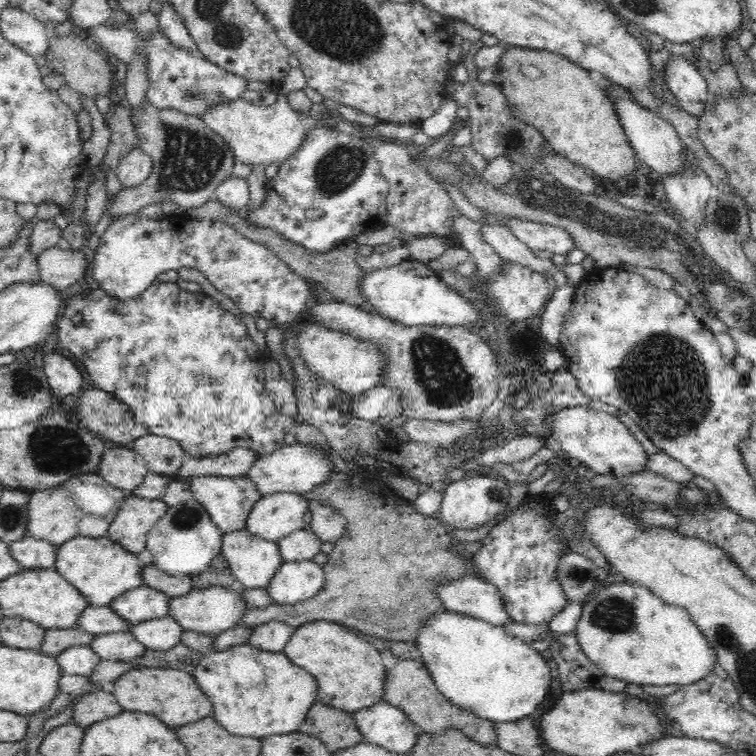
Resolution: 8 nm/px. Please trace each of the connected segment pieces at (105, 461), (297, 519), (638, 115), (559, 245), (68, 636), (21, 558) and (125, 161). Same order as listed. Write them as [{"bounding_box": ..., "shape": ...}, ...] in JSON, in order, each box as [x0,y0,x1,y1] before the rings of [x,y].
[{"bounding_box":[97,446,148,493],"shape":[[[130,446],[106,449],[97,471],[104,480],[125,493],[138,488],[148,473],[143,457]]]},{"bounding_box":[246,493,309,541],"shape":[[[298,493],[263,495],[249,514],[246,529],[266,540],[277,541],[308,526],[309,508],[309,500]]]},{"bounding_box":[606,82,682,174],"shape":[[[612,82],[606,88],[606,95],[612,101],[614,113],[618,117],[618,122],[622,126],[622,131],[630,143],[630,147],[635,154],[636,160],[644,162],[660,174],[668,174],[680,168],[682,159],[680,159],[680,141],[675,128],[668,124],[668,121],[661,118],[658,113],[642,106],[638,100],[634,100],[634,90],[630,86],[622,86]]]},{"bounding_box":[499,219,577,258],"shape":[[[500,219],[499,224],[506,224],[509,229],[534,250],[548,250],[556,254],[556,258],[565,258],[577,248],[573,234],[565,228],[552,224],[522,221],[518,219]]]},{"bounding_box":[41,626,95,656],"shape":[[[78,626],[67,629],[47,629],[41,650],[50,656],[57,656],[67,648],[90,646],[95,641],[93,632],[80,629]]]},{"bounding_box":[9,534,58,569],"shape":[[[30,534],[22,540],[9,545],[11,555],[24,569],[54,569],[57,561],[58,546]]]},{"bounding_box":[116,146,152,189],"shape":[[[134,146],[128,152],[124,152],[116,170],[122,188],[128,189],[142,184],[146,176],[152,172],[152,166],[152,157],[140,147]]]}]

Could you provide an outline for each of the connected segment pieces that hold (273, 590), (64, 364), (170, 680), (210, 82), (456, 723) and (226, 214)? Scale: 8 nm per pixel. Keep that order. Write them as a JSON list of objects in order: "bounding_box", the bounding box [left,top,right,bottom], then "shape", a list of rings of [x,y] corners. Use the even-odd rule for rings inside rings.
[{"bounding_box":[268,561,326,604],"shape":[[[314,561],[285,562],[270,581],[268,594],[279,604],[310,600],[326,582],[324,567]]]},{"bounding_box":[44,354,84,399],"shape":[[[48,354],[44,360],[44,370],[52,393],[57,399],[82,393],[82,383],[84,382],[82,372],[66,356]]]},{"bounding_box":[109,666,214,726],"shape":[[[142,666],[121,674],[109,686],[125,711],[150,712],[156,714],[168,726],[184,726],[206,718],[214,712],[212,700],[200,690],[192,674],[174,668]]]},{"bounding_box":[147,33,248,115],"shape":[[[156,33],[153,39],[147,42],[147,55],[149,56],[149,71],[151,85],[147,92],[147,99],[160,108],[177,108],[184,112],[198,115],[202,114],[210,104],[220,104],[226,100],[241,98],[242,92],[248,90],[248,80],[233,71],[226,70],[205,58],[202,53],[188,53],[176,45],[172,45],[162,33]]]},{"bounding_box":[383,658,498,747],"shape":[[[422,658],[403,659],[388,670],[383,701],[402,709],[422,733],[438,736],[445,735],[450,729],[456,729],[481,745],[496,747],[498,744],[495,722],[450,702],[444,693],[438,690],[434,677]]]},{"bounding_box":[186,198,370,306],"shape":[[[212,198],[202,204],[202,206],[189,208],[186,210],[186,215],[192,219],[204,220],[211,218],[212,220],[223,220],[230,223],[240,234],[247,236],[250,240],[260,243],[268,250],[271,250],[276,256],[279,256],[289,267],[306,280],[317,280],[321,282],[325,288],[333,294],[335,300],[344,301],[345,303],[359,306],[370,306],[370,299],[363,294],[363,280],[367,272],[361,268],[358,263],[358,245],[354,240],[347,243],[345,246],[338,246],[332,249],[329,253],[311,253],[308,249],[286,240],[282,235],[270,229],[262,229],[250,227],[242,217],[238,217],[234,212],[230,212],[225,204],[222,204],[218,199]]]}]

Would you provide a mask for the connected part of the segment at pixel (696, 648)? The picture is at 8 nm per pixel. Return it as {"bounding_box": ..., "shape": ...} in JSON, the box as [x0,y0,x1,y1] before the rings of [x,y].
{"bounding_box":[576,583,718,687],"shape":[[[613,583],[583,604],[576,634],[594,664],[608,676],[636,684],[689,687],[714,675],[718,653],[686,609],[662,604],[658,596],[630,583]]]}

